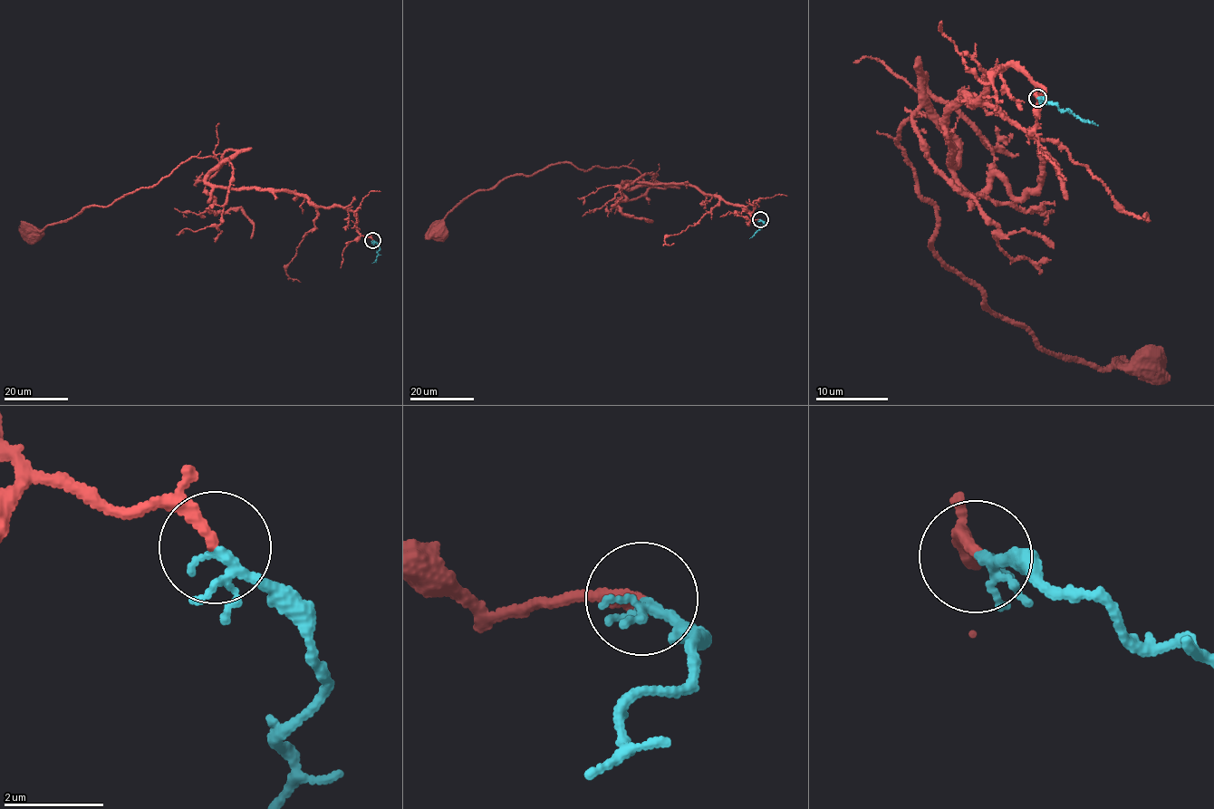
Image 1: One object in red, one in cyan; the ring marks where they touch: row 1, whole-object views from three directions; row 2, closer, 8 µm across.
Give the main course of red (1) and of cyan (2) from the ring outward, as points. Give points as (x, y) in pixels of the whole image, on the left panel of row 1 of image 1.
1: (373, 240), (341, 207), (281, 190), (212, 187), (207, 178), (219, 162), (210, 156), (34, 235)
2: (373, 240), (380, 248), (371, 263)

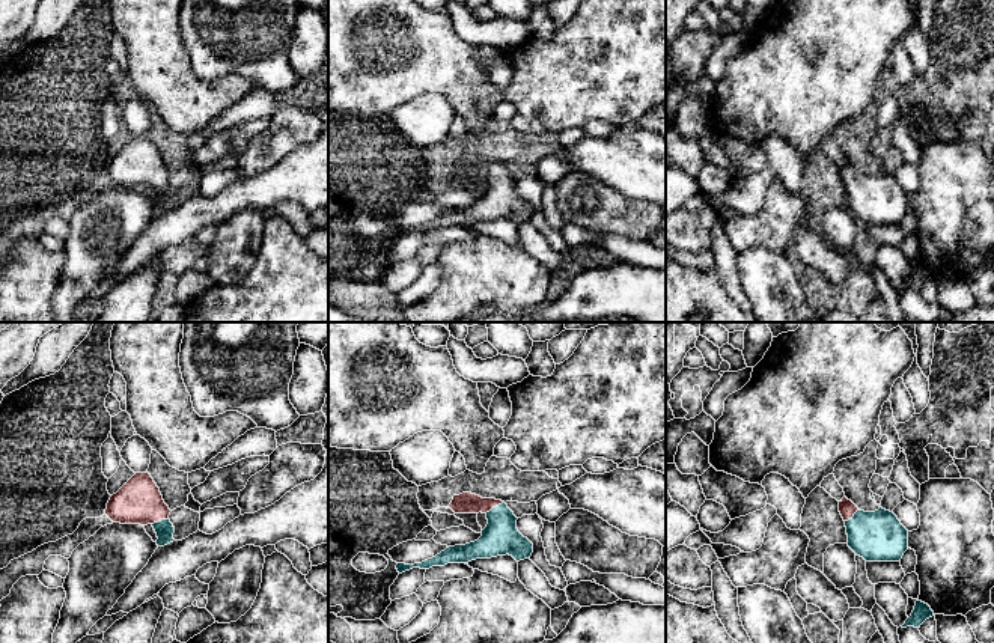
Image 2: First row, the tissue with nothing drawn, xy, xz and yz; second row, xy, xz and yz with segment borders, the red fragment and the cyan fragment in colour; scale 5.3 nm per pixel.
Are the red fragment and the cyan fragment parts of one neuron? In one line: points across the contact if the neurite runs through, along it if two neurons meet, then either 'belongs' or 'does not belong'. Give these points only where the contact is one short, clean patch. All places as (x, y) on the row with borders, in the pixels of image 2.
way xz (464, 503), (494, 506), (500, 517), (500, 536); belongs

